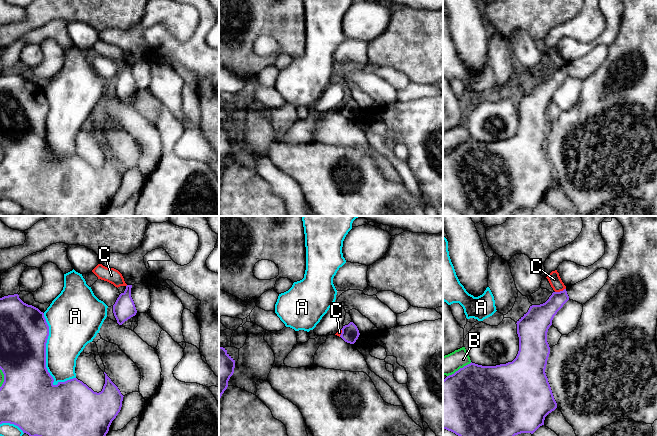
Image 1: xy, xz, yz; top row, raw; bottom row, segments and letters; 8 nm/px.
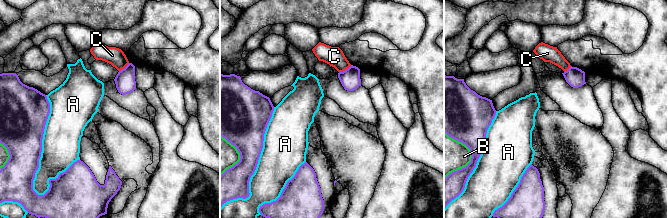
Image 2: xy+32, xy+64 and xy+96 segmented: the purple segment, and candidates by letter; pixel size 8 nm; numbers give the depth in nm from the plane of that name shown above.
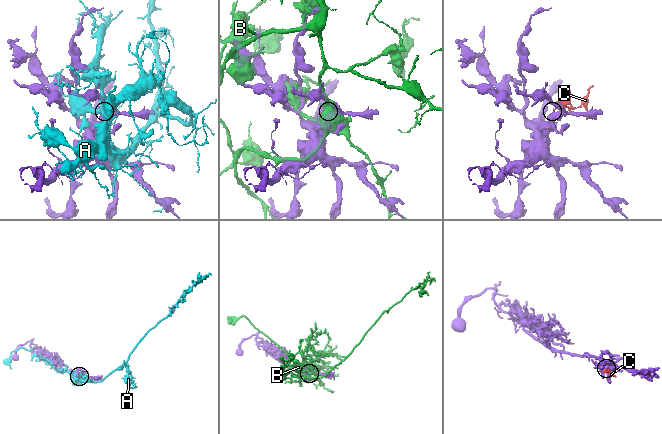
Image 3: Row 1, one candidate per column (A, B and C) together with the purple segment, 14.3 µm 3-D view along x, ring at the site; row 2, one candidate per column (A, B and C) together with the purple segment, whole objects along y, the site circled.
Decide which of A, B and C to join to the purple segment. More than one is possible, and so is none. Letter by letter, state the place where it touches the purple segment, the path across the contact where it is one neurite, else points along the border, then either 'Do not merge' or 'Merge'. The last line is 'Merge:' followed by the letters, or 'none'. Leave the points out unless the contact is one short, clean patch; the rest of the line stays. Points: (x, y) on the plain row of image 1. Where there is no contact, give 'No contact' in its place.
A: Touches purple at xy (45, 126). Do not merge
B: Touches purple at yz (460, 144). Do not merge
C: Touches purple at yz (560, 67). Boundary: yz (565, 64), (555, 68). Do not merge
Merge: none

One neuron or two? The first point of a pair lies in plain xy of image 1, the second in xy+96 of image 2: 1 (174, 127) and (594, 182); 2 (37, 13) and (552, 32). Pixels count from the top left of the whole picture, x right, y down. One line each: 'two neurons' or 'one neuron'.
1: two neurons
2: two neurons

